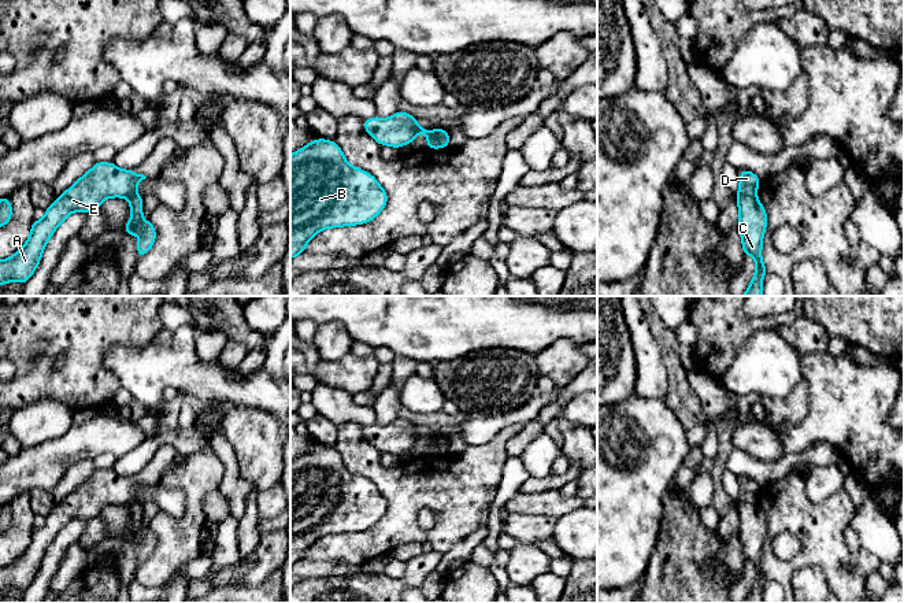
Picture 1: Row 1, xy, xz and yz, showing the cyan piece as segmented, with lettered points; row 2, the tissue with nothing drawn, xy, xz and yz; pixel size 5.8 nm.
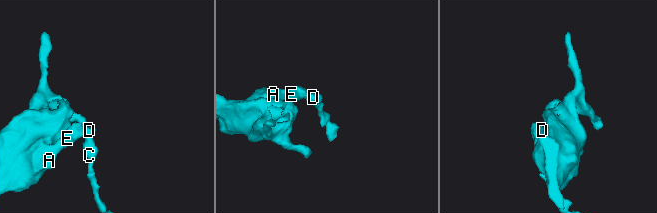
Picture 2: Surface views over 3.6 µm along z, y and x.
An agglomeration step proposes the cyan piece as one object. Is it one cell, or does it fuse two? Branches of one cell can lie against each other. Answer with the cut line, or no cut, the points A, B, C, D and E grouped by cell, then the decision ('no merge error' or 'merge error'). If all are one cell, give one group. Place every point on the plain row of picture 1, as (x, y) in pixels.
yz (737, 502), (755, 505) | A B D E / C | merge error

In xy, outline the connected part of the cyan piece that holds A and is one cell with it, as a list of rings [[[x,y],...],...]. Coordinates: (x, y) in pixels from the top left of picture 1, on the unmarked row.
[[[114,469],[96,471],[78,485],[47,517],[41,528],[33,528],[30,543],[11,565],[0,567],[0,592],[10,588],[25,591],[37,576],[42,558],[56,534],[74,518],[96,517],[108,504],[131,504],[137,491],[147,484],[133,477],[121,477]]]

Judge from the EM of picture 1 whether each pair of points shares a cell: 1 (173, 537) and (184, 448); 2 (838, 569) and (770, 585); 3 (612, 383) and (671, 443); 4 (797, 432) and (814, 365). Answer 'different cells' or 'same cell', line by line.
1: different cells
2: different cells
3: different cells
4: same cell

